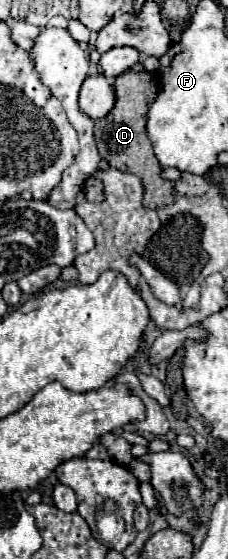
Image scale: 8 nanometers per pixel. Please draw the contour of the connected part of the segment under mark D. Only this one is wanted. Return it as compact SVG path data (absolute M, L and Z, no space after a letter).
M125 71L121 73L115 83L115 107L103 117L95 121L95 143L99 149L99 155L109 161L111 167L119 171L133 173L141 179L145 191L143 191L143 205L147 209L161 209L173 203L173 183L167 179L161 179L161 165L153 153L153 145L145 133L145 113L149 109L149 101L157 95L157 87L147 71Z

